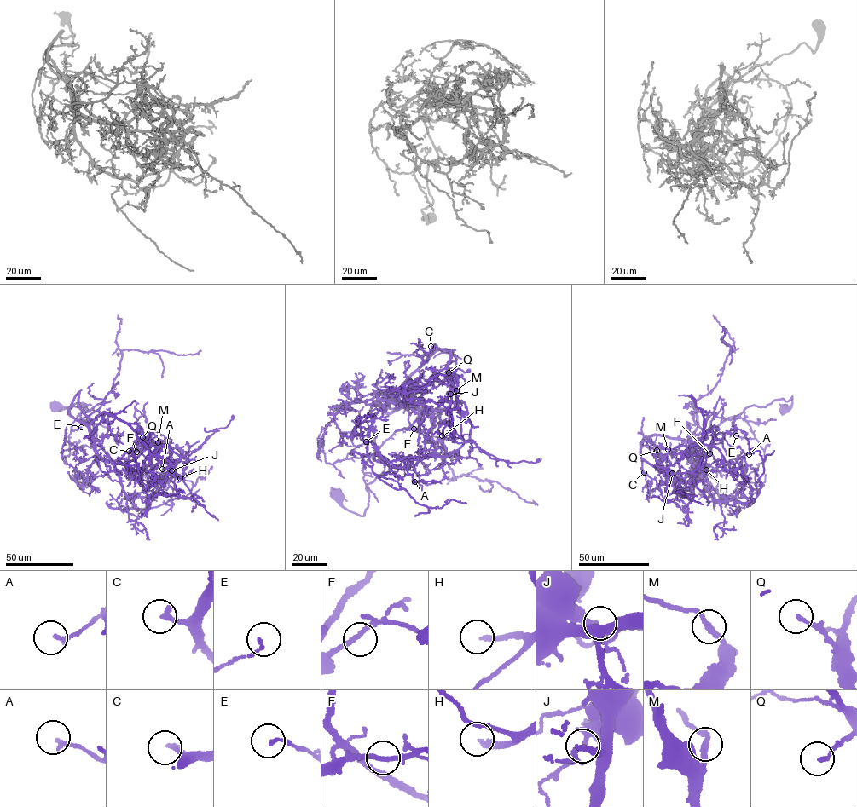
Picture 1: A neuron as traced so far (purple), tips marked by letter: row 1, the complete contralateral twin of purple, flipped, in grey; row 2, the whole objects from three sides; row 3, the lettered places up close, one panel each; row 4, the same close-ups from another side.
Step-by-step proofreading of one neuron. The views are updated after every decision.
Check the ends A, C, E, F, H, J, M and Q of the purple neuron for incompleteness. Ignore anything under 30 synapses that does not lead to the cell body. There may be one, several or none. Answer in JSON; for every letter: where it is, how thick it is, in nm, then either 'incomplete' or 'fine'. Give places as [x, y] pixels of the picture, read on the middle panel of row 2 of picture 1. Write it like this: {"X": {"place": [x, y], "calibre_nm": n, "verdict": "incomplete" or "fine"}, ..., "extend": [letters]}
{"A": {"place": [414, 481], "calibre_nm": 180, "verdict": "fine"}, "C": {"place": [431, 346], "calibre_nm": 240, "verdict": "incomplete"}, "E": {"place": [366, 441], "calibre_nm": 150, "verdict": "fine"}, "F": {"place": [414, 429], "calibre_nm": 190, "verdict": "fine"}, "H": {"place": [442, 435], "calibre_nm": 240, "verdict": "incomplete"}, "J": {"place": [450, 394], "calibre_nm": 320, "verdict": "fine"}, "M": {"place": [456, 390], "calibre_nm": 180, "verdict": "fine"}, "Q": {"place": [448, 372], "calibre_nm": 160, "verdict": "fine"}, "extend": ["C", "H"]}

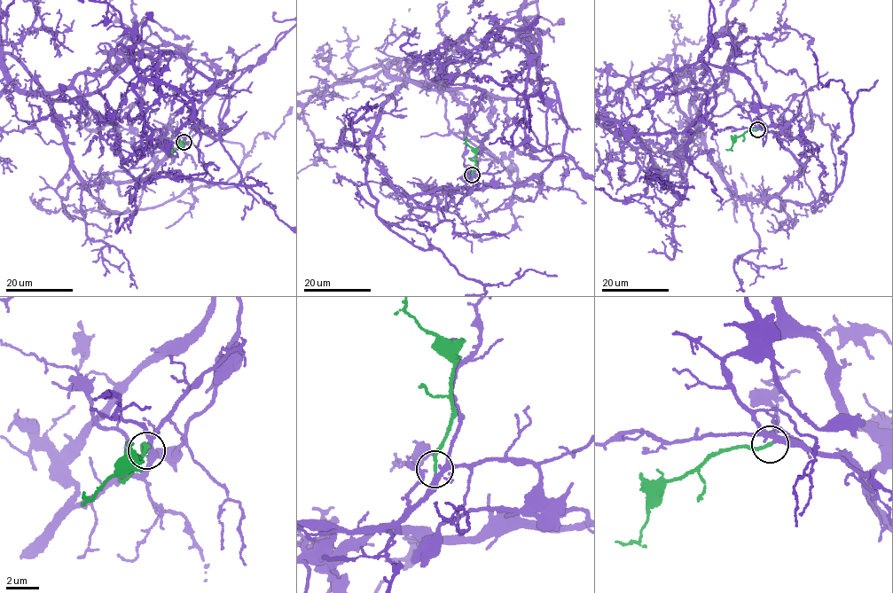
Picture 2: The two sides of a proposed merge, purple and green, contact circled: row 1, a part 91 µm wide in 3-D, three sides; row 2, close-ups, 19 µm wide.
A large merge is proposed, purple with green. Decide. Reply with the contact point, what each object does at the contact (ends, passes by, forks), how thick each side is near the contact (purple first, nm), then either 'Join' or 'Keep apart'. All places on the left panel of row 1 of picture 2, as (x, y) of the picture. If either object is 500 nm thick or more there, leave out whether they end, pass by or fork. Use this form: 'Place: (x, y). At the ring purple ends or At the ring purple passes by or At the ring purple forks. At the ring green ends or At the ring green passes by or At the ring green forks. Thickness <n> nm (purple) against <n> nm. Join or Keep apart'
Place: (184, 142). At the ring purple forks. At the ring green ends. Thickness 280 nm (purple) against 220 nm. Join

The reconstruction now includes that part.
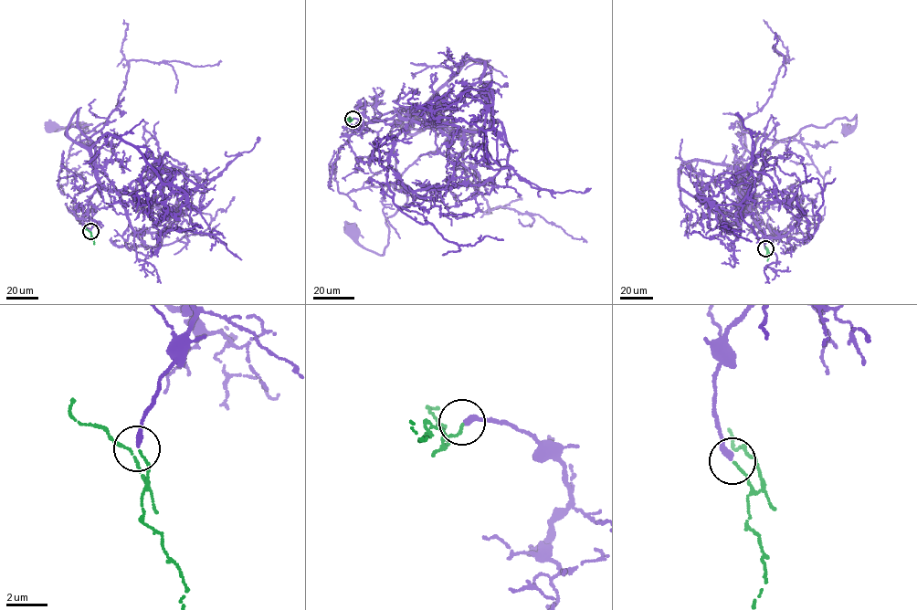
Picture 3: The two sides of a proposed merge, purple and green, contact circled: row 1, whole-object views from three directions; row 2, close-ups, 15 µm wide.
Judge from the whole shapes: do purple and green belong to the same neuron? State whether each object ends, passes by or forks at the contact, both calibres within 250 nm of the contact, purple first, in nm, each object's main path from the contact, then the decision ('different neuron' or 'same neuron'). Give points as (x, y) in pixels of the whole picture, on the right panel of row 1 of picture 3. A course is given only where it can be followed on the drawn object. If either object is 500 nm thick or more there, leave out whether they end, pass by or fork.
purple ends; green ends; calibres 280 and 100 nm; course purple (765, 248), (773, 234), (740, 189), (741, 170), (804, 127), (856, 115), (846, 130); course green (765, 248), (767, 261); same neuron

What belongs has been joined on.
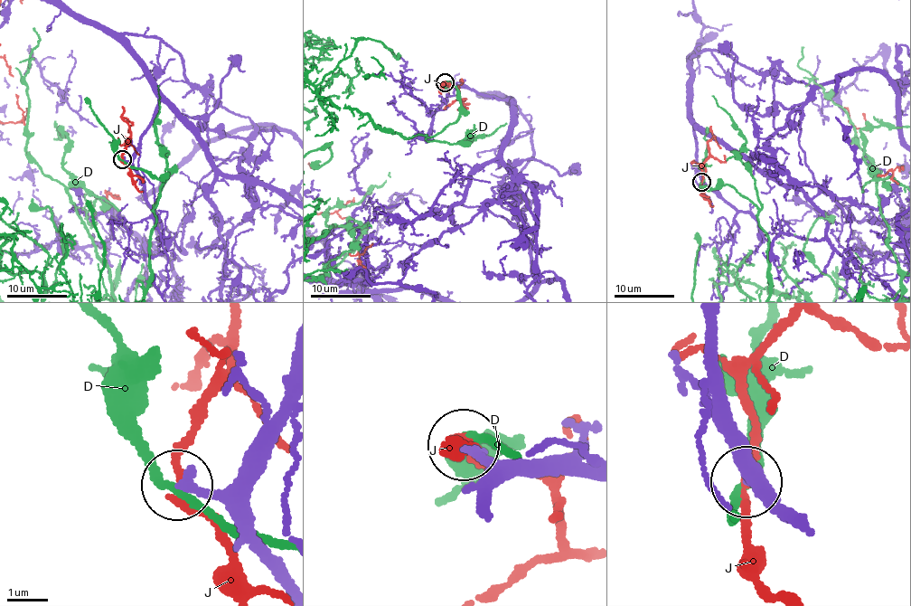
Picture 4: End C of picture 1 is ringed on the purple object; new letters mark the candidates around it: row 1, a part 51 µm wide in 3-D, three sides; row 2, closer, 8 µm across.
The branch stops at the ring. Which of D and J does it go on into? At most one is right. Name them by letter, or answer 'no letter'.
no letter

